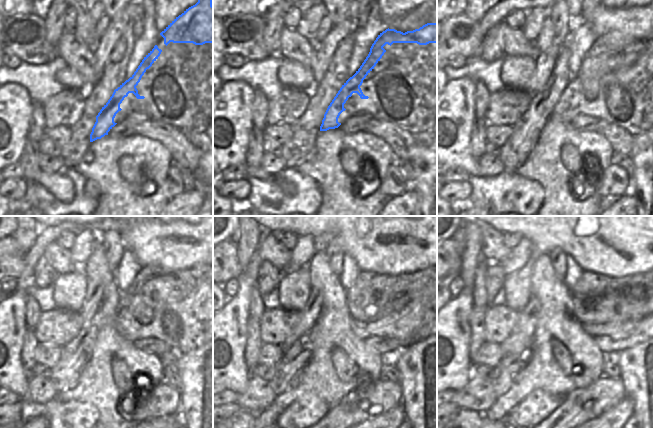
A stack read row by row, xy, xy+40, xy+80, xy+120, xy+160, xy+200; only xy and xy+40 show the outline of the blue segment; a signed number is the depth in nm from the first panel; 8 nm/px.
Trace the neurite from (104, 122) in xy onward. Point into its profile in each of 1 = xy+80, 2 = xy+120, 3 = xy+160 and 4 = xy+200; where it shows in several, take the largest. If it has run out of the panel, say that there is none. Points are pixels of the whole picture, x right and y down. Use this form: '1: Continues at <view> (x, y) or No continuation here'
1: Continues at xy+80 (603, 45)
2: Continues at xy+120 (141, 285)
3: Continues at xy+160 (364, 283)
4: Continues at xy+200 (589, 282).

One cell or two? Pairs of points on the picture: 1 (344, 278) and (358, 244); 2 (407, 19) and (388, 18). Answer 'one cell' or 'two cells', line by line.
1: two cells
2: two cells

